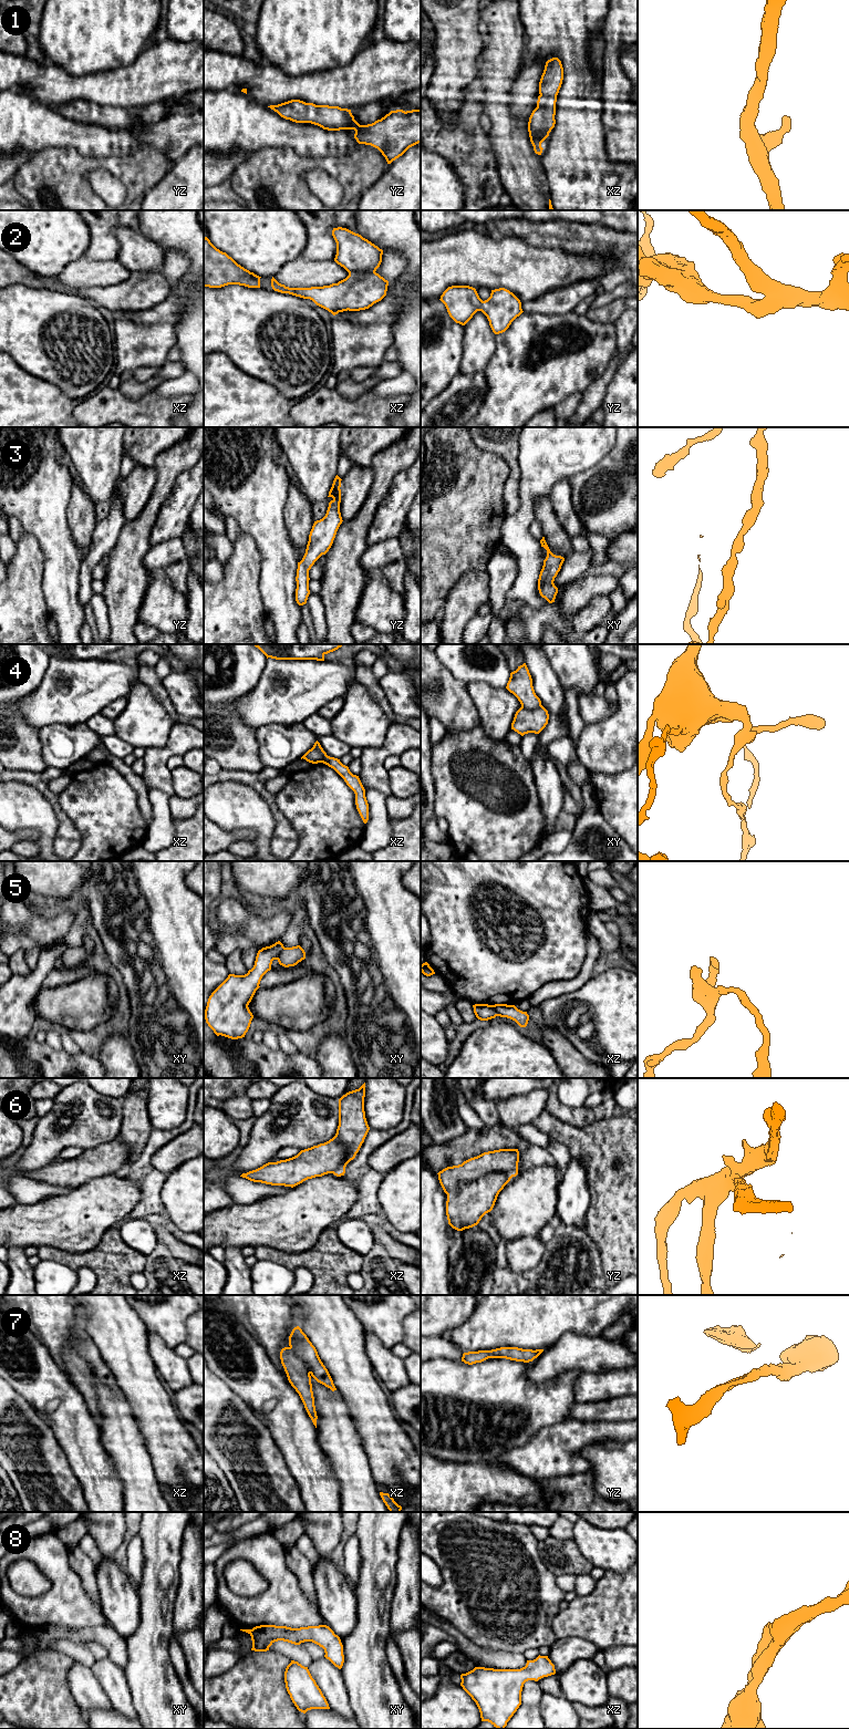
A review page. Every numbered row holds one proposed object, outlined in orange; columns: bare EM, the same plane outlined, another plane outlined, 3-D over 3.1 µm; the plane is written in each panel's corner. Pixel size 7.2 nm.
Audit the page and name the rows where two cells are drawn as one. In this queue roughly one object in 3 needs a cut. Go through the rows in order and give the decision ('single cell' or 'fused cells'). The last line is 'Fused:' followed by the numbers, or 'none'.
1: single cell
2: single cell
3: single cell
4: fused cells
5: fused cells
6: single cell
7: single cell
8: single cell
Fused: 4, 5

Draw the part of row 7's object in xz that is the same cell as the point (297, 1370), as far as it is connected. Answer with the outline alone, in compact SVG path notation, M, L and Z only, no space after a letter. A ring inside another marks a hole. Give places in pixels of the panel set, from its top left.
M299 1326L292 1329L289 1336L289 1346L281 1349L280 1359L289 1383L299 1394L309 1417L317 1428L318 1416L311 1378L313 1377L332 1391L337 1388L315 1347Z

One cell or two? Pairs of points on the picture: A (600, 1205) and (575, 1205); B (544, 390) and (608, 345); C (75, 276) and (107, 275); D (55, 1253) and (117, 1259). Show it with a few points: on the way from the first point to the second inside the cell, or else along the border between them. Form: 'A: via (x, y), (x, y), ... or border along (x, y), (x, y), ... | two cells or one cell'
A: border along (587, 1180), (590, 1207), (585, 1223) | two cells
B: via (559, 374), (580, 353), (583, 353), (592, 345) | one cell
C: via (83, 275), (100, 275) | one cell
D: via (71, 1259), (102, 1259) | one cell

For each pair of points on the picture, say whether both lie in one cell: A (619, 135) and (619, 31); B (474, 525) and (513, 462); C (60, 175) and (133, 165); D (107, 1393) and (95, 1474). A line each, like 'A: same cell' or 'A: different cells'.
A: same cell
B: different cells
C: same cell
D: different cells

